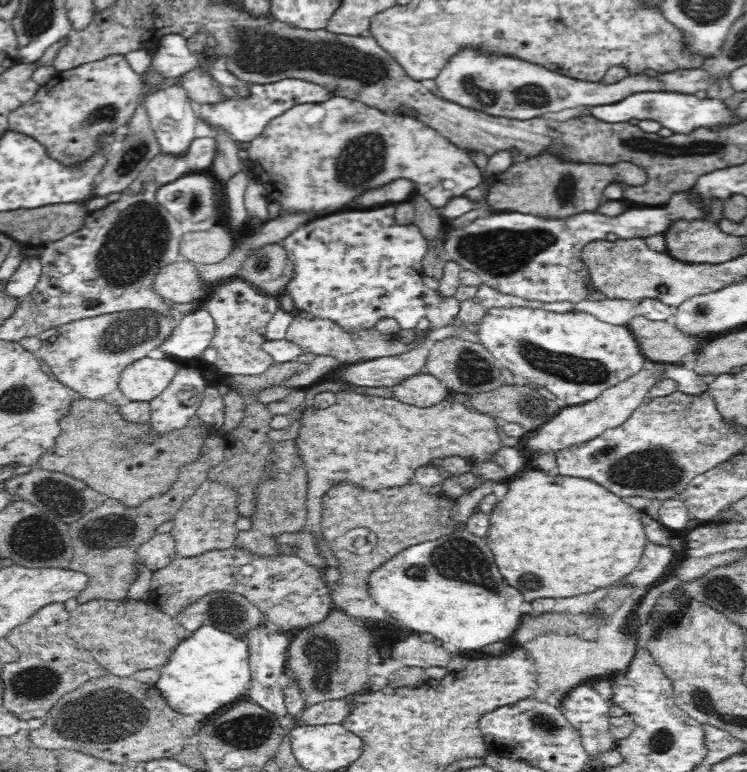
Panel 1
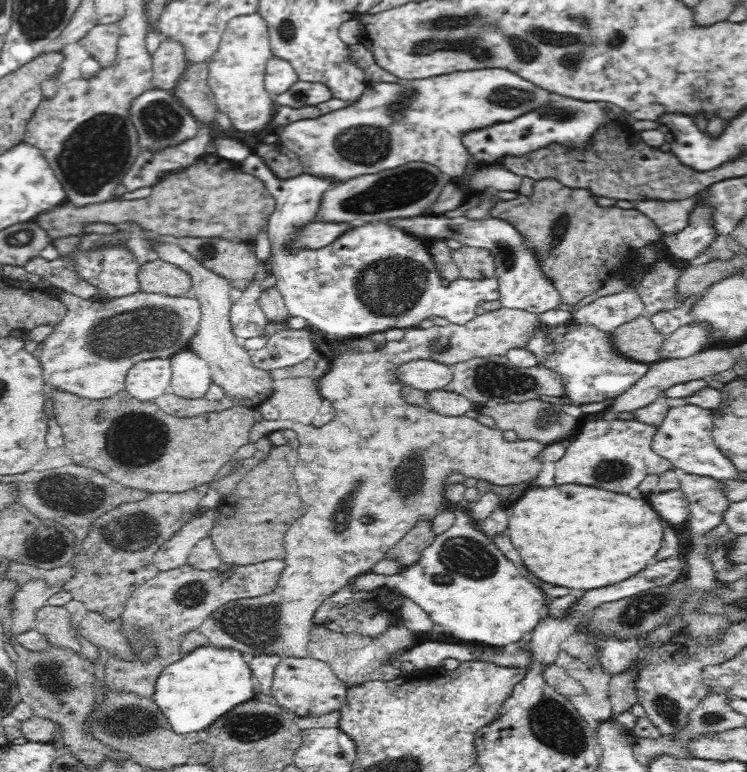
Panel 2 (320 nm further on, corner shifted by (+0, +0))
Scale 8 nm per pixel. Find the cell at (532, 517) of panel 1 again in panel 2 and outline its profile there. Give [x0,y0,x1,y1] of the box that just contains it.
[506,486,664,591]

